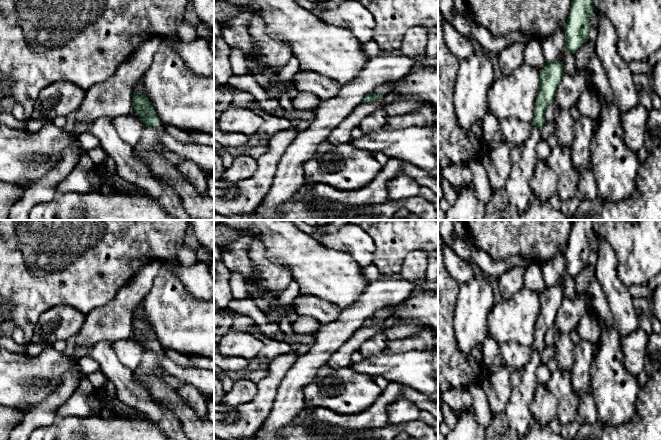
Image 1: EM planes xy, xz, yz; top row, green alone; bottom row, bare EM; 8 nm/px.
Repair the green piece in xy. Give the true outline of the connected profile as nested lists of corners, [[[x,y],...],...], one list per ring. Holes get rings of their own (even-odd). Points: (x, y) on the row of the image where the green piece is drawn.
[[[134,92],[132,101],[133,109],[142,116],[139,119],[146,125],[140,141],[134,147],[135,155],[149,166],[155,178],[174,189],[191,219],[214,220],[214,199],[201,195],[194,185],[181,175],[178,167],[163,156],[162,150],[165,146],[161,138],[167,133],[167,128],[156,115],[147,97]]]

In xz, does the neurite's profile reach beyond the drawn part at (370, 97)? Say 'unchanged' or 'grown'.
grown

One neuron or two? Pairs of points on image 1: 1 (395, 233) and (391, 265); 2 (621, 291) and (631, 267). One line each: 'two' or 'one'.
1: one
2: two

